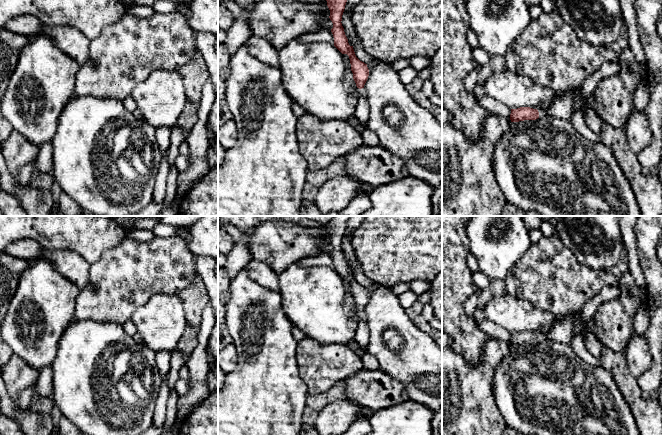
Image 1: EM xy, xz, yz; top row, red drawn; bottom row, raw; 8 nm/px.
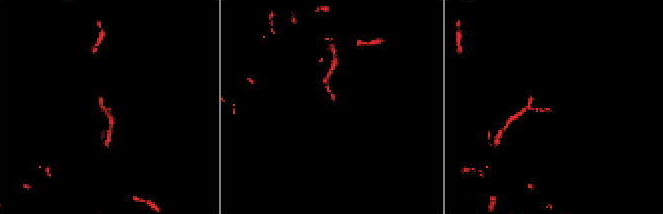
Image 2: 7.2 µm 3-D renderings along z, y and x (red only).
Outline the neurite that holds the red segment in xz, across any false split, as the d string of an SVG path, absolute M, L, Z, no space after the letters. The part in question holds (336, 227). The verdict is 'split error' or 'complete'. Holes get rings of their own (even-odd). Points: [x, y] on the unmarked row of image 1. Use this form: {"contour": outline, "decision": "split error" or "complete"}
{"contour": "M334 216L326 225L330 234L329 242L333 247L331 256L334 261L334 270L342 278L347 278L349 280L353 303L360 319L355 332L354 340L357 342L360 348L367 349L369 346L369 326L366 321L364 309L369 300L369 293L367 288L360 285L356 281L353 270L349 269L341 247L349 218L350 216Z", "decision": "split error"}

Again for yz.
{"contour": "M579 311L573 312L565 316L563 319L557 320L547 335L530 331L511 333L510 344L511 346L536 344L543 340L552 340L563 344L569 344L574 337L573 328L578 322Z", "decision": "split error"}

